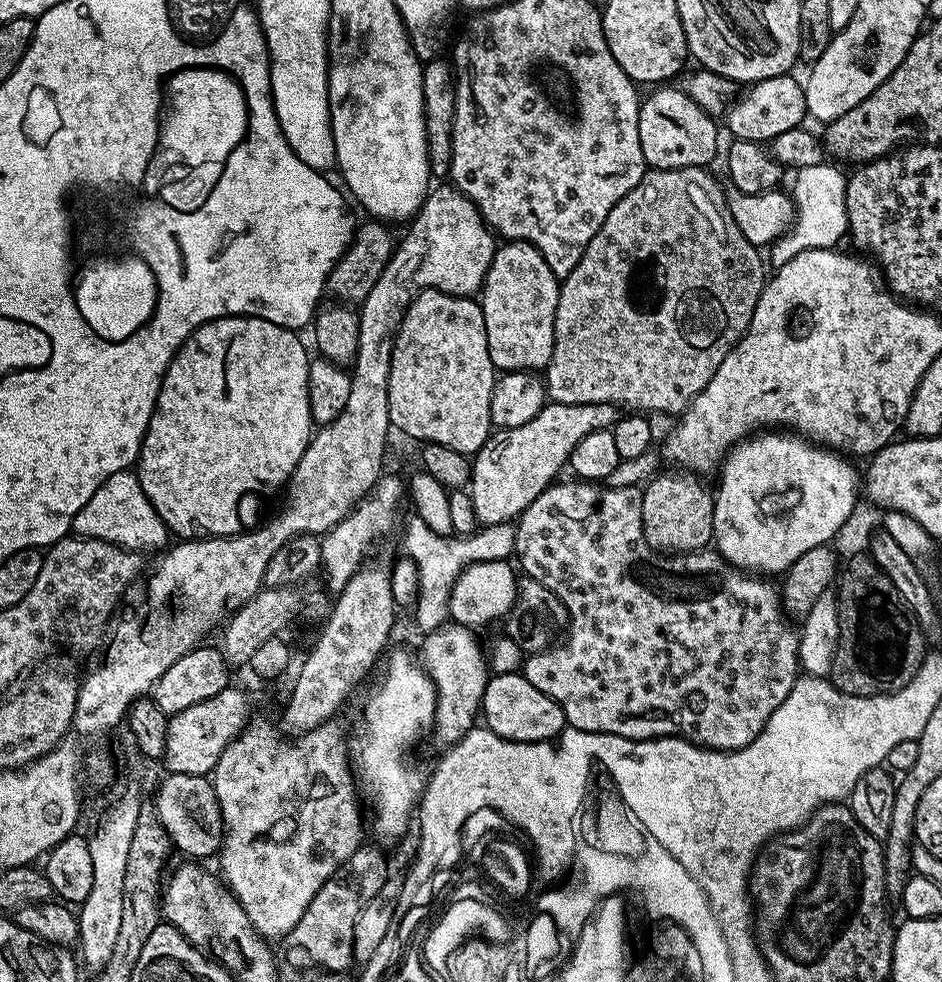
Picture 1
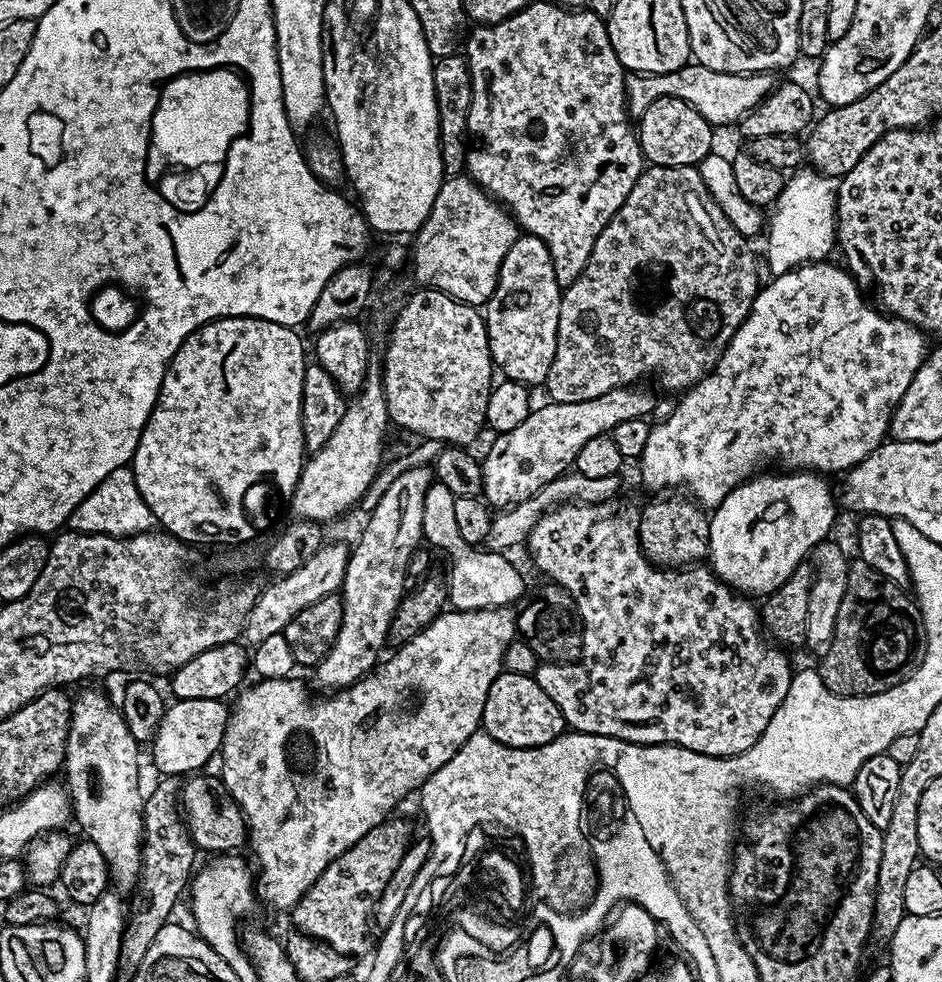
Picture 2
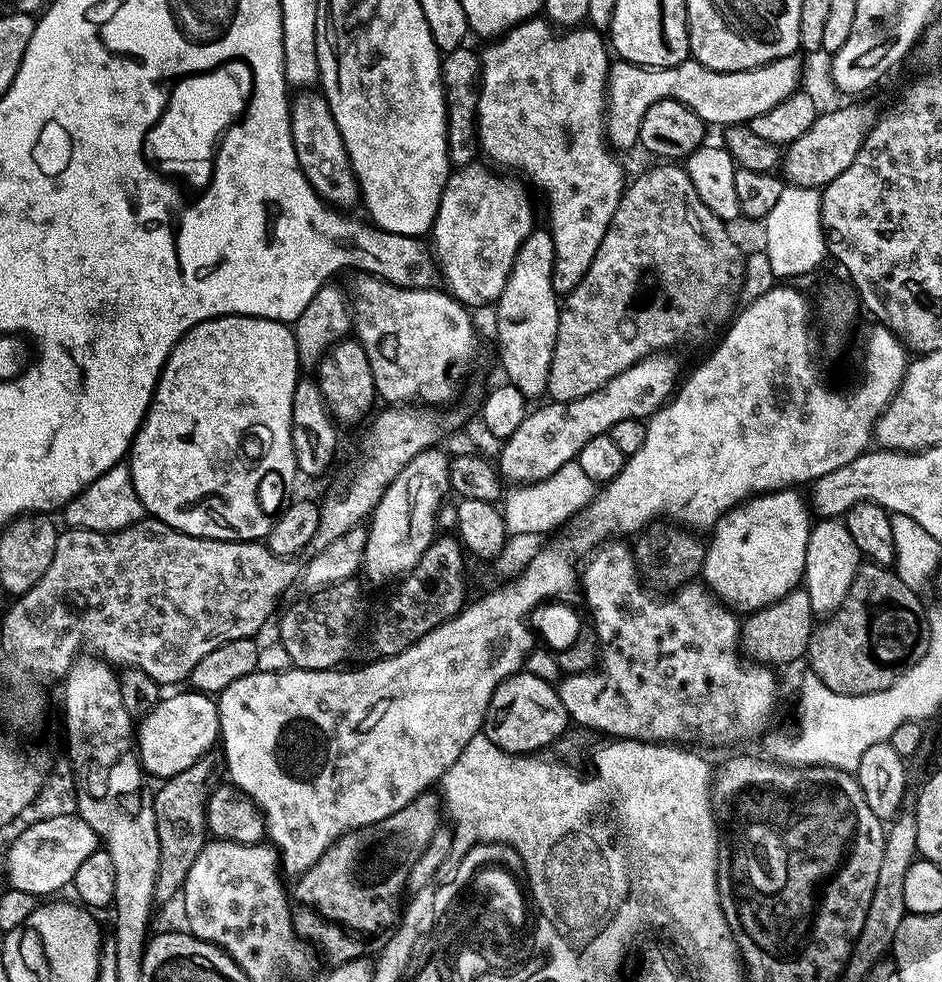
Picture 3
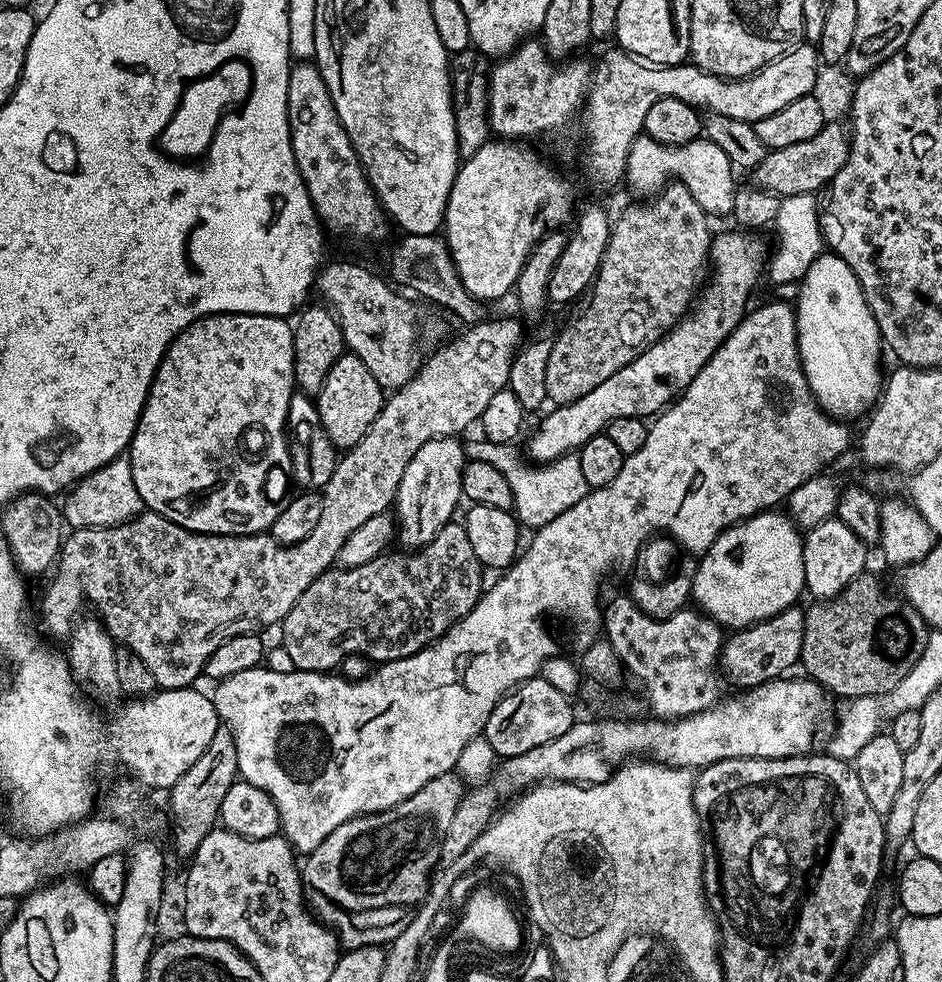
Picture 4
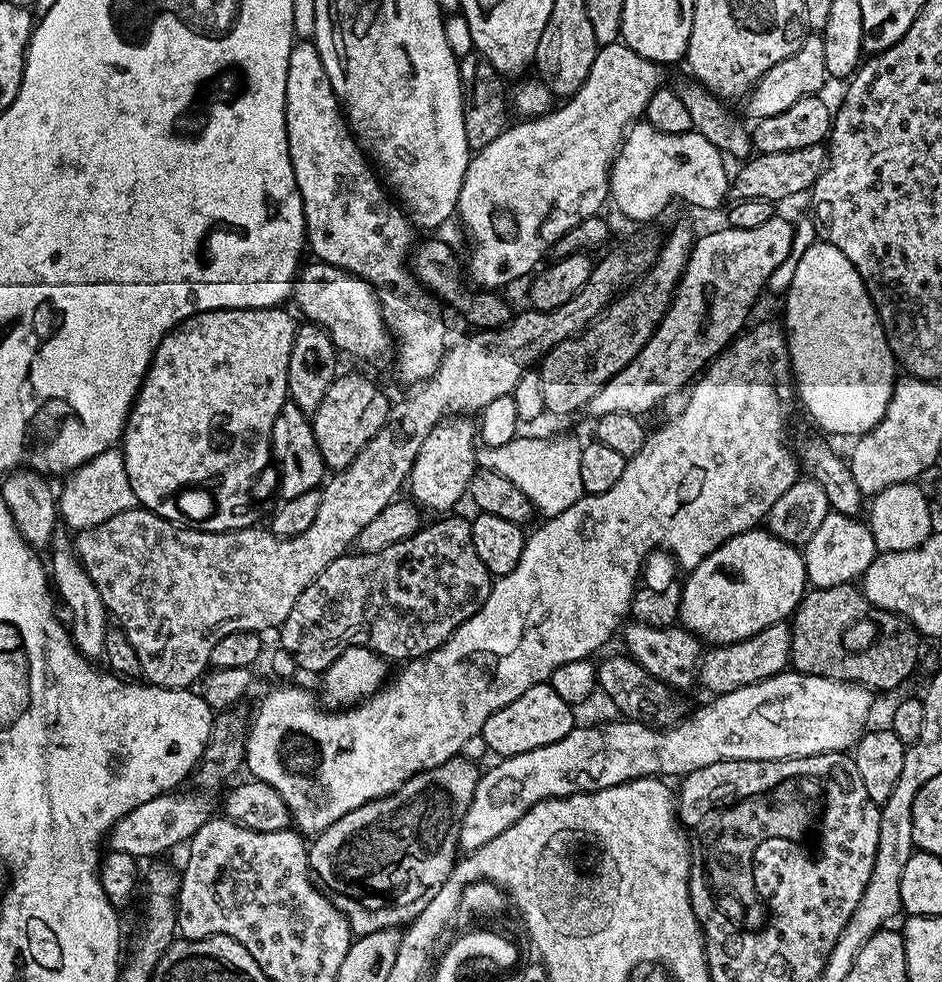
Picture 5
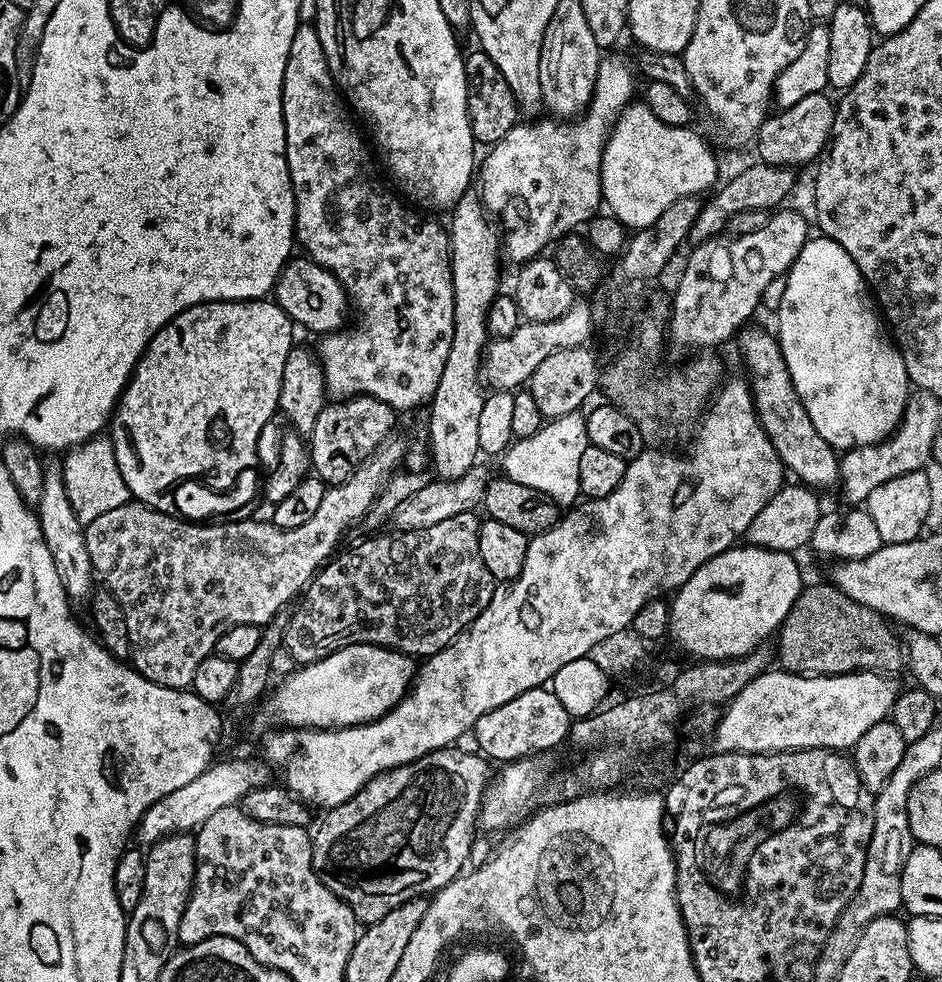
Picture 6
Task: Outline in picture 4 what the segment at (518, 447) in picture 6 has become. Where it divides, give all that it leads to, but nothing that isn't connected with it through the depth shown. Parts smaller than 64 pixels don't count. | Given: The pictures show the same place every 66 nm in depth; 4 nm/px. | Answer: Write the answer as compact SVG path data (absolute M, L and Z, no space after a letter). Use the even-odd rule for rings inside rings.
M477 438L472 444L473 450L476 451L473 453L486 462L490 462L490 466L494 466L494 470L498 470L506 478L512 491L514 515L525 529L535 530L546 526L546 522L554 522L554 518L558 518L562 510L570 510L574 502L582 502L582 498L590 489L582 474L582 462L579 455L559 456L558 459L551 460L549 464L537 464L525 459L522 452L522 457L520 457L520 452L516 447L515 443L491 444L483 438Z

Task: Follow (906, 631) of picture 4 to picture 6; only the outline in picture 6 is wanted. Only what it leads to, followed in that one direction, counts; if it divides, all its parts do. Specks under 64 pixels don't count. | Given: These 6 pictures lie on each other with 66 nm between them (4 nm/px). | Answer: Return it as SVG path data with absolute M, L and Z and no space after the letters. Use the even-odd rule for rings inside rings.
M831 582L801 587L798 598L786 614L776 640L779 667L799 676L837 676L847 672L896 674L906 664L900 637L879 612L854 602Z

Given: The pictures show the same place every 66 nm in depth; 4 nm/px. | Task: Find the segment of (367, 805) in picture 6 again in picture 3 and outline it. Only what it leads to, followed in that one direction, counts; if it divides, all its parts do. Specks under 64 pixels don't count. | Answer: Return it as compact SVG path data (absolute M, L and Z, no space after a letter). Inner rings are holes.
M432 795L420 796L402 806L398 814L382 818L382 822L340 836L326 854L295 881L295 903L308 908L308 912L293 911L292 926L297 936L321 953L324 951L333 965L379 953L392 936L398 908L396 910L391 900L403 890L404 879L409 879L416 859L429 848L430 838L442 828L442 800L439 795Z

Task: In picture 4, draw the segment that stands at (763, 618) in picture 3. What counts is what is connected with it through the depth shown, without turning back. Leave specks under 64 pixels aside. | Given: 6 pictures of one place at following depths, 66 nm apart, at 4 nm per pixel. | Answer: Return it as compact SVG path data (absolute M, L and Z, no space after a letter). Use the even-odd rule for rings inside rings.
M793 606L748 628L735 629L729 635L732 637L723 641L718 657L719 671L727 679L729 676L734 683L744 684L743 686L765 684L791 673L788 671L800 664L804 613L803 607Z

